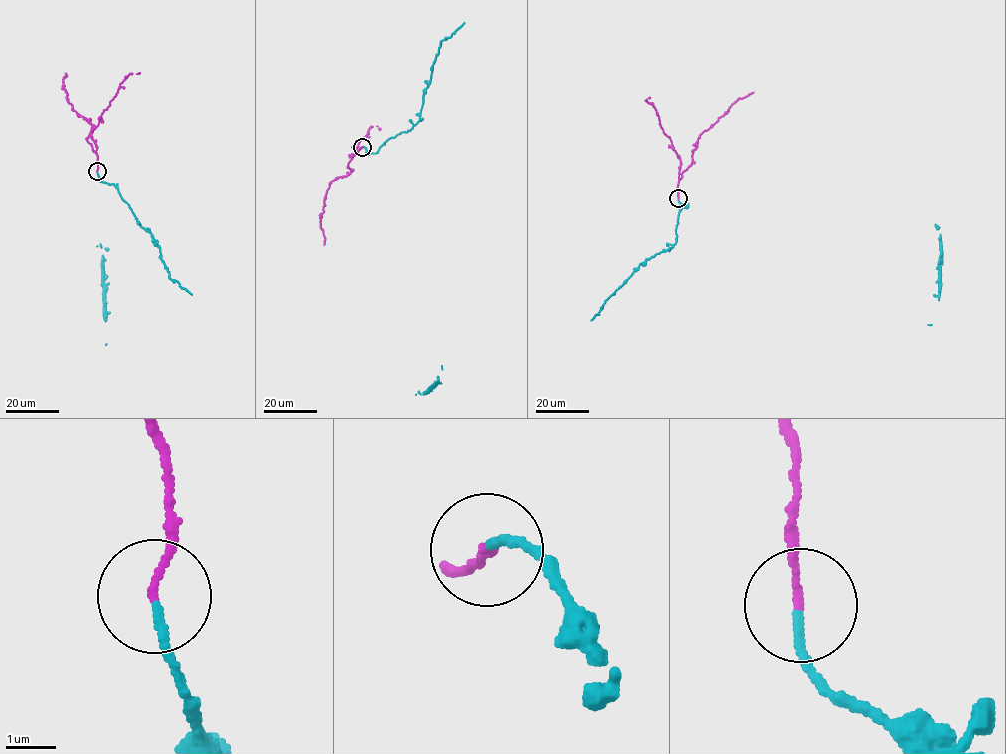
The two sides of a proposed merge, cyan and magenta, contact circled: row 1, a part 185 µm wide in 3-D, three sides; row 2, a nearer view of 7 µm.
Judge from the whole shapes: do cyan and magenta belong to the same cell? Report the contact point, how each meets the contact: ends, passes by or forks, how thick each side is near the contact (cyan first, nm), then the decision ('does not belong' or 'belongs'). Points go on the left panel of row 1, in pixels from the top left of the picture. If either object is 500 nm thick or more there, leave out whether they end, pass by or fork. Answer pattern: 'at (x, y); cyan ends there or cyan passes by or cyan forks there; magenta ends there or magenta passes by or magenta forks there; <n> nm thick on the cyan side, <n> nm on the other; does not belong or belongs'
at (97, 171); cyan ends there; magenta ends there; 150 nm thick on the cyan side, 130 nm on the other; belongs

